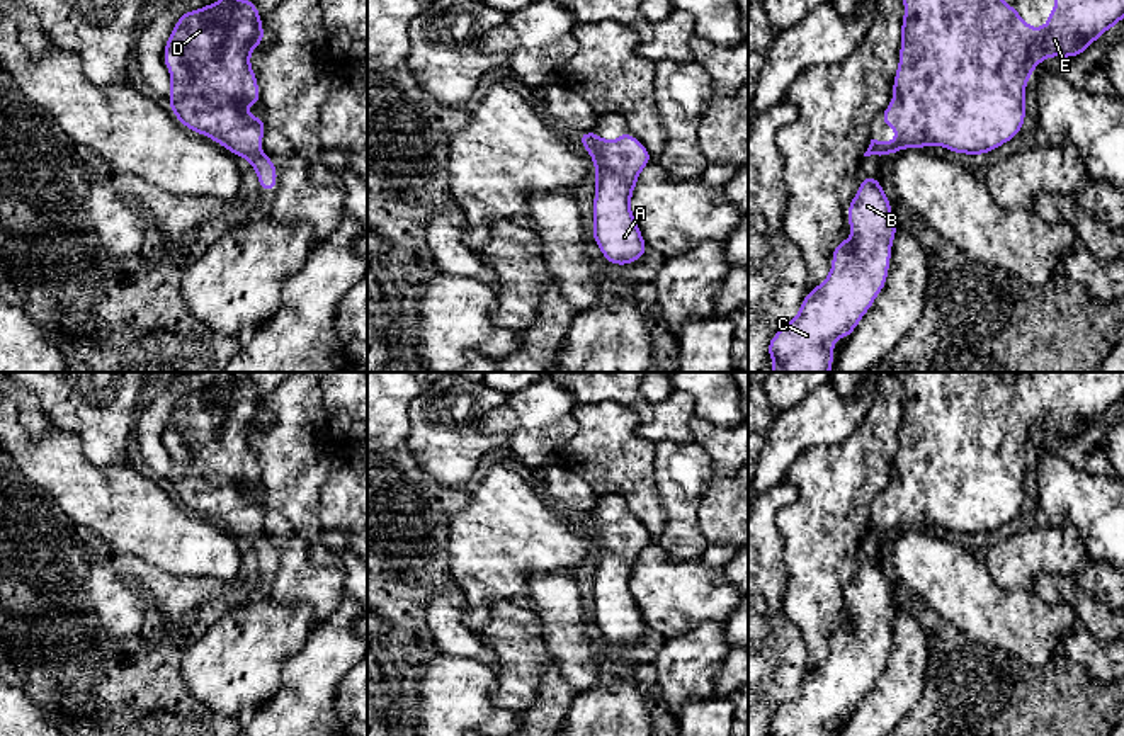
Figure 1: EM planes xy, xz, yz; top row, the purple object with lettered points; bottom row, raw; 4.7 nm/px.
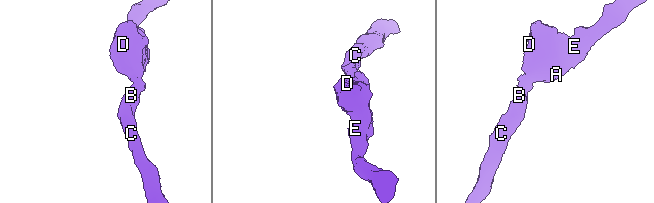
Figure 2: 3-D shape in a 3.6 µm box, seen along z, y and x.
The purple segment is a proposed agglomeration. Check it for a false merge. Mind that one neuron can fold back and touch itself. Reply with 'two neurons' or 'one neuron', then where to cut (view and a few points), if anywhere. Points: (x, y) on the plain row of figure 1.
one neuron | no cut

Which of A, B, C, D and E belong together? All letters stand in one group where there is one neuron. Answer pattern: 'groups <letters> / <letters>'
groups A B C D E

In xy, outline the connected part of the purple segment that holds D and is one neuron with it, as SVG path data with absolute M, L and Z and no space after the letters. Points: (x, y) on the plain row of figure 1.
M228 372L209 386L189 391L177 399L163 430L172 467L168 488L187 510L214 520L238 539L247 539L260 569L270 575L277 566L277 549L260 530L265 500L250 496L245 488L260 484L257 454L250 447L252 432L265 422L262 396L248 379L236 379Z

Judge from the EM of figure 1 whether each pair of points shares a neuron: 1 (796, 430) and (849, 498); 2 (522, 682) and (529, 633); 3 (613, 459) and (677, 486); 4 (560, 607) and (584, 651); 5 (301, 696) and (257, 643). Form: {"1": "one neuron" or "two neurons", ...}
{"1": "two neurons", "2": "one neuron", "3": "two neurons", "4": "one neuron", "5": "two neurons"}

